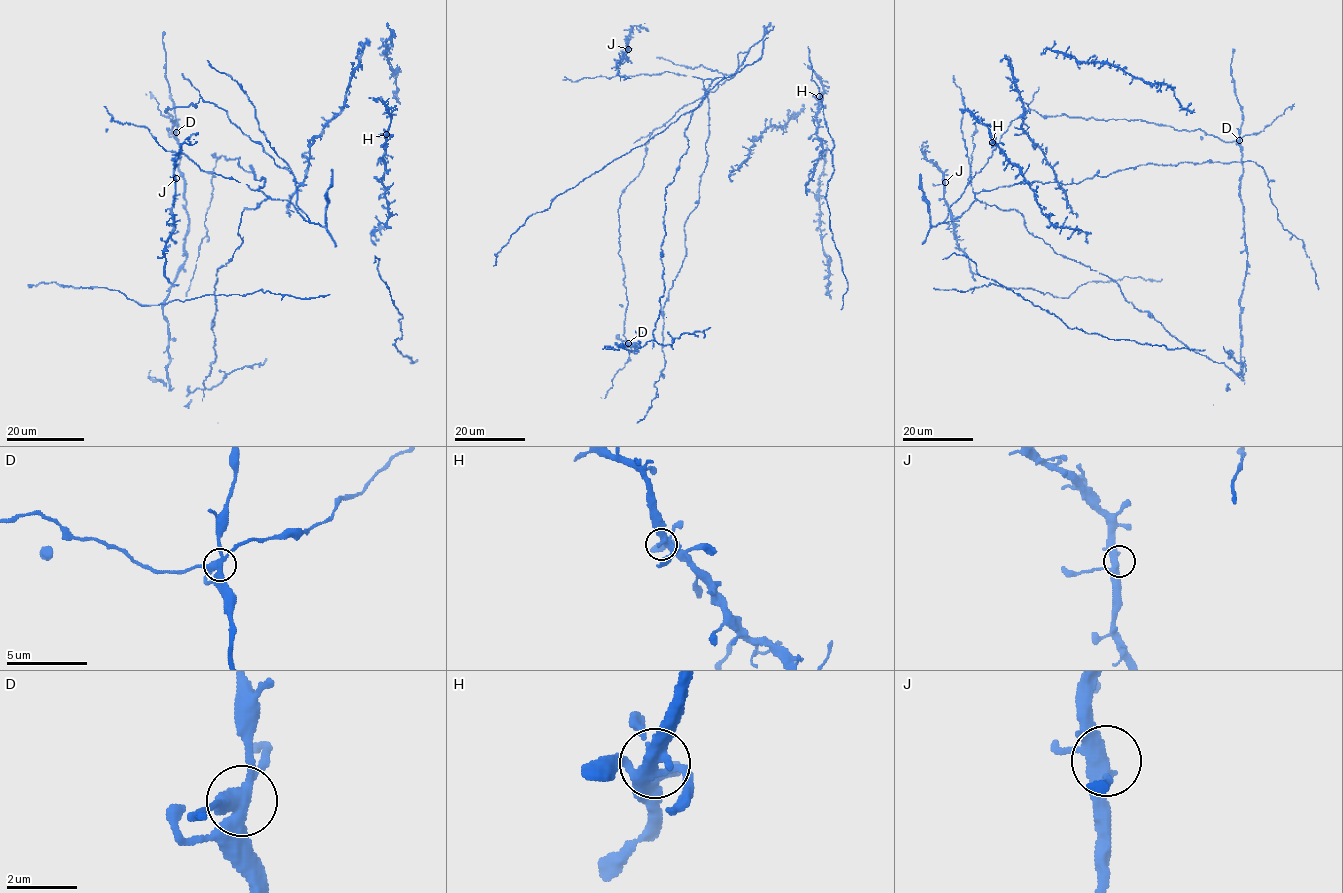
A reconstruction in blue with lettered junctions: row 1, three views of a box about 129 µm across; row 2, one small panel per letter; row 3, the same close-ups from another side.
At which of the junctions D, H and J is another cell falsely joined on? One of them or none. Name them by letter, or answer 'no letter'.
D

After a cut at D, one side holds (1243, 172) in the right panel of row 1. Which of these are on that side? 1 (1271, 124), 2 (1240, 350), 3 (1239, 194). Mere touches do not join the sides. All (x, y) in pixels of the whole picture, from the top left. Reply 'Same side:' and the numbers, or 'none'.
Same side: 2, 3

